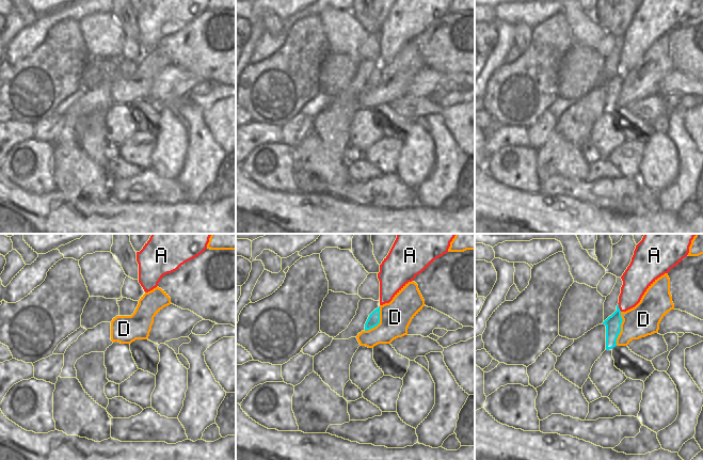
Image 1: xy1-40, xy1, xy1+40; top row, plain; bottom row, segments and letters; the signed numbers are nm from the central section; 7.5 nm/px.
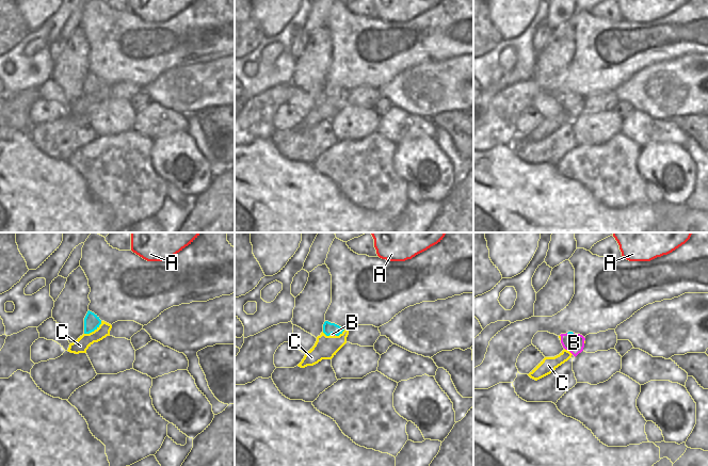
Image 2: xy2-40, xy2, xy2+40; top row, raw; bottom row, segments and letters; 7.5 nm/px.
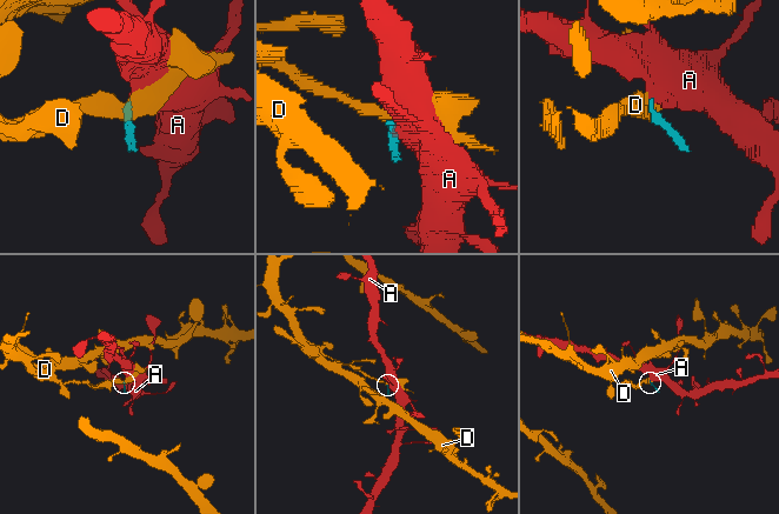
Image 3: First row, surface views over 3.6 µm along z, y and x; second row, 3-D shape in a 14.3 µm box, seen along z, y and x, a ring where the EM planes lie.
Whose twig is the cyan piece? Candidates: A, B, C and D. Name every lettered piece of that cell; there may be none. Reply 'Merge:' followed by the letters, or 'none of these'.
Merge: B

